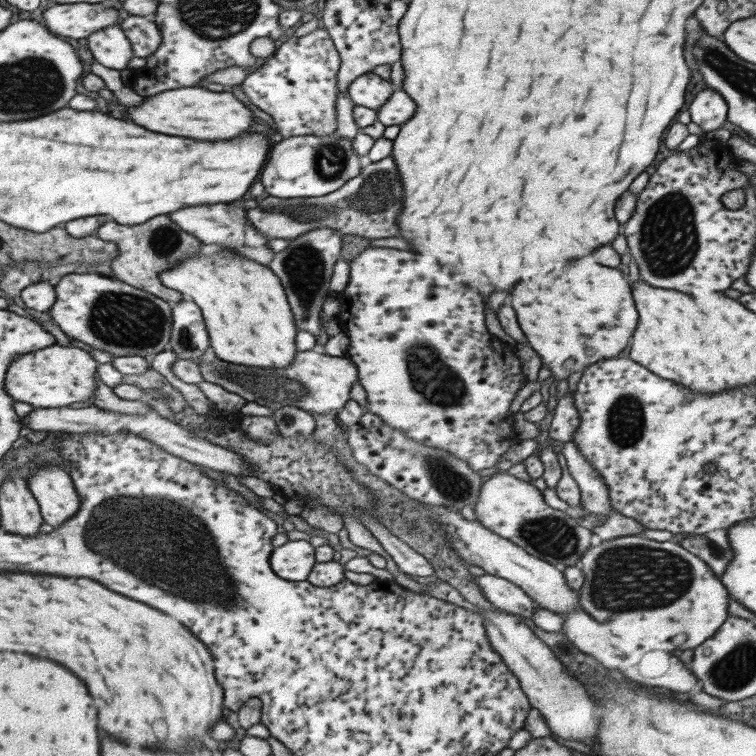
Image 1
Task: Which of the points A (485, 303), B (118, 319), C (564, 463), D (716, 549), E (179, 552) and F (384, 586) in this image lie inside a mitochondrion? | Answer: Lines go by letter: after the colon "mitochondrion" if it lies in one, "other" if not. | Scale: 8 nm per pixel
A: other
B: mitochondrion
C: other
D: mitochondrion
E: mitochondrion
F: other

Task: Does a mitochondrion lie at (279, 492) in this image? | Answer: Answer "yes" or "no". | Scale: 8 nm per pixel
no

